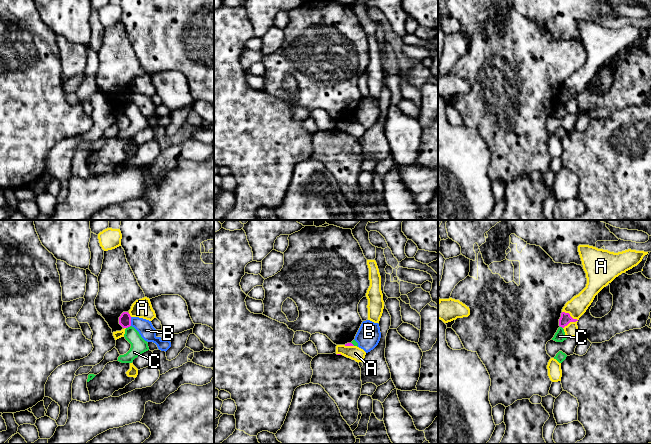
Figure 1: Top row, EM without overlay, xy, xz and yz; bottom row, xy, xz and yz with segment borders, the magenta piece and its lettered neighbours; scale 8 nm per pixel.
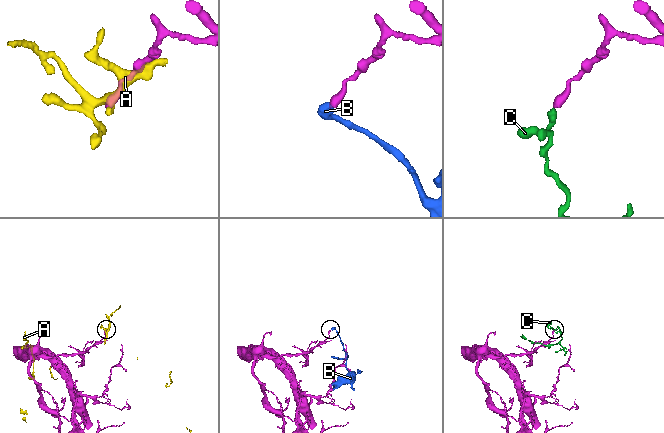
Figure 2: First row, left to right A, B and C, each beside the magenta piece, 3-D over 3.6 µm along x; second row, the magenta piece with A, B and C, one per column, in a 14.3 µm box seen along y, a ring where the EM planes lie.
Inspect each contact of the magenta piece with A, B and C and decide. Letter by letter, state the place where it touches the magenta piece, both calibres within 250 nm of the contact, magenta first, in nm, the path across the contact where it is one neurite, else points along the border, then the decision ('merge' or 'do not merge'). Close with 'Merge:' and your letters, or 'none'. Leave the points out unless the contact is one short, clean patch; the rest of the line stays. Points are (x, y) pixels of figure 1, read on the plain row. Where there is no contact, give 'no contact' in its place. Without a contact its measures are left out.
A: meets magenta in yz at (576, 96); 90 nm thick on the magenta side, 160 nm on the other; do not merge
B: meets magenta in xy at (130, 97); 100 nm thick on the magenta side, 130 nm on the other; border along xy (130, 93), (131, 101); do not merge
C: meets magenta in xy at (128, 102); 100 nm thick on the magenta side, 130 nm on the other; border along xy (130, 101), (126, 104); do not merge
Merge: none

